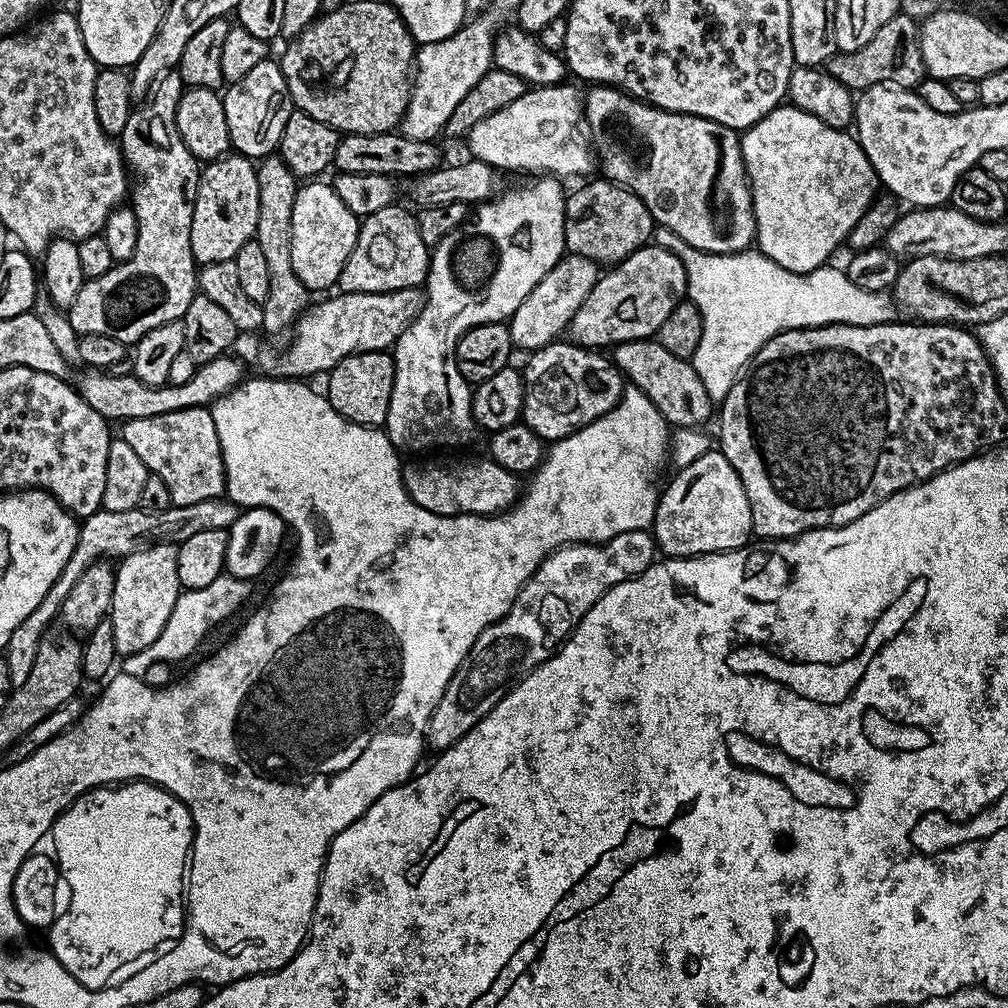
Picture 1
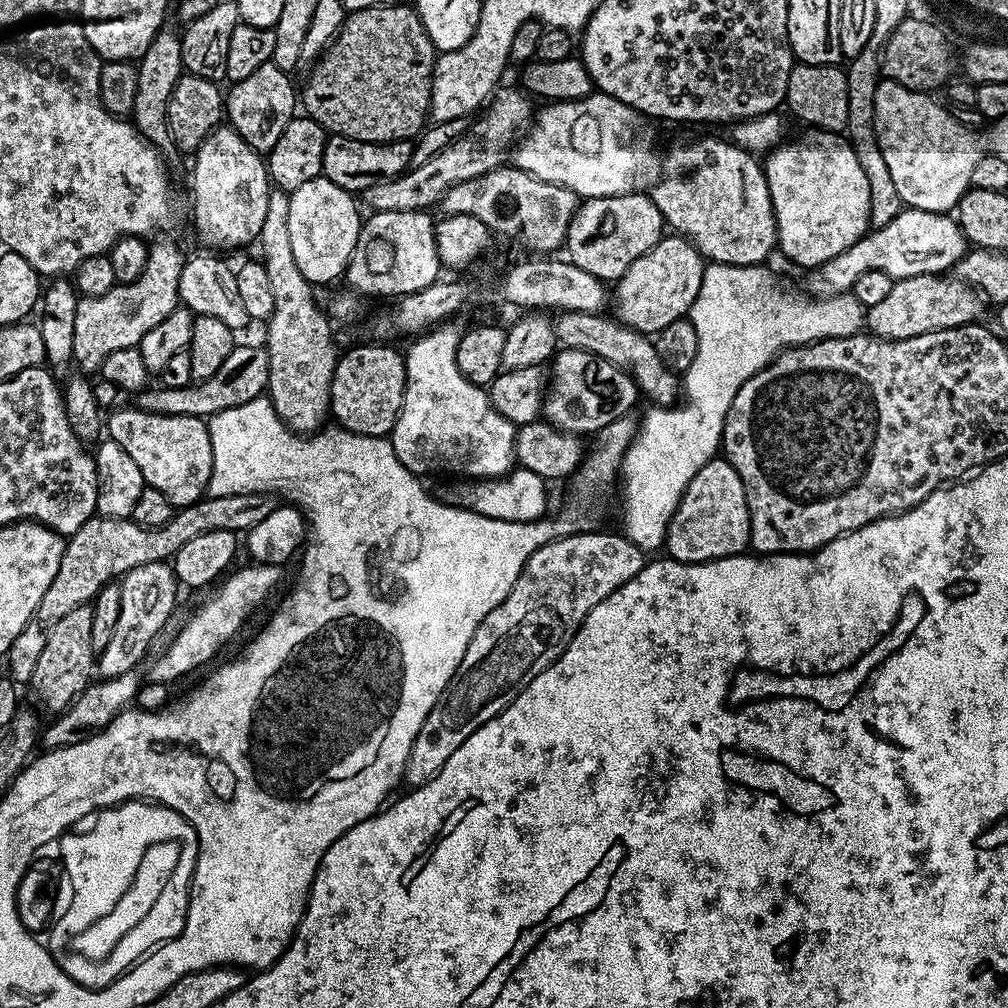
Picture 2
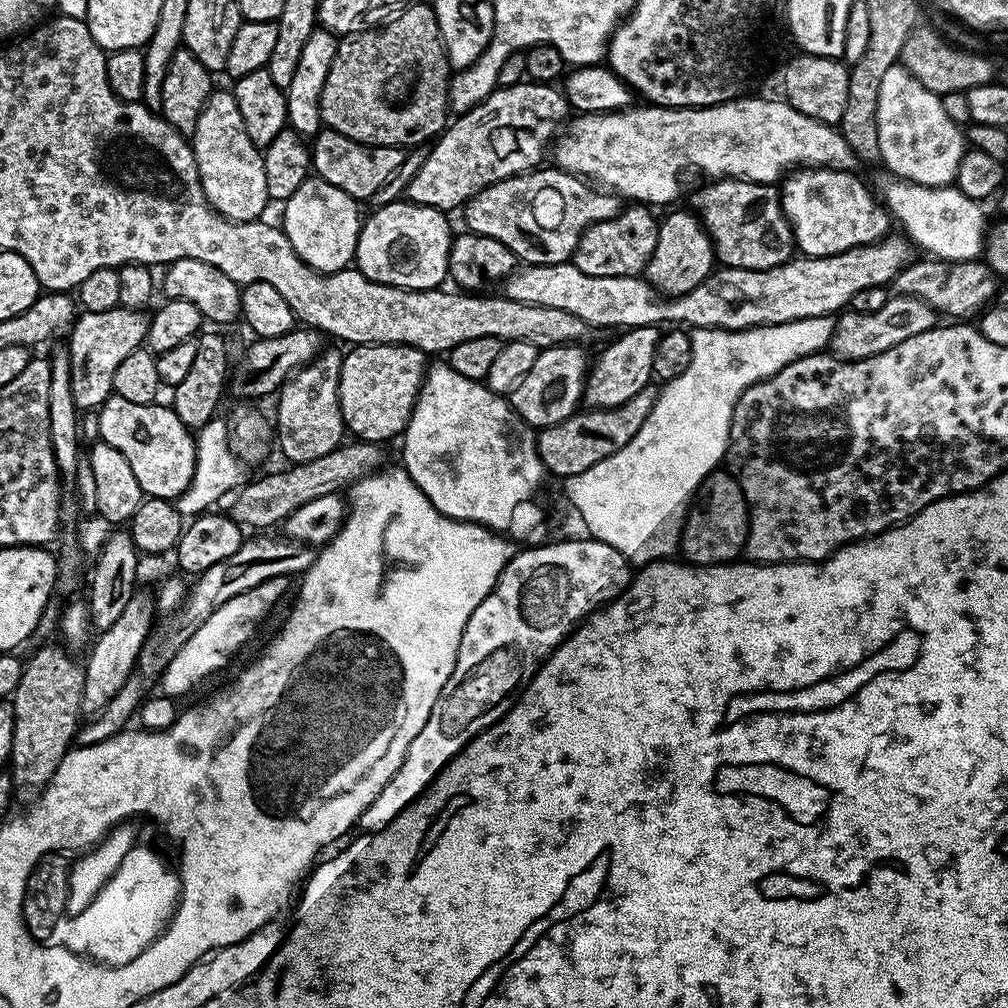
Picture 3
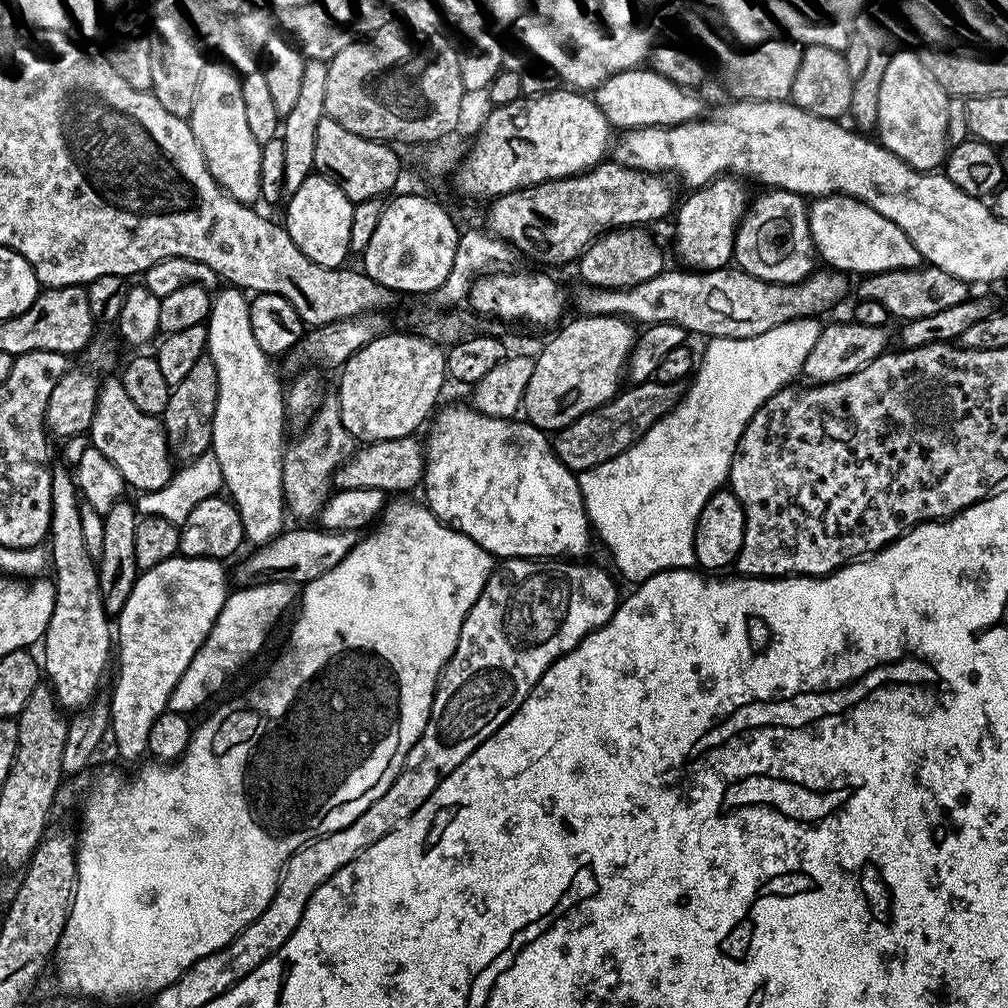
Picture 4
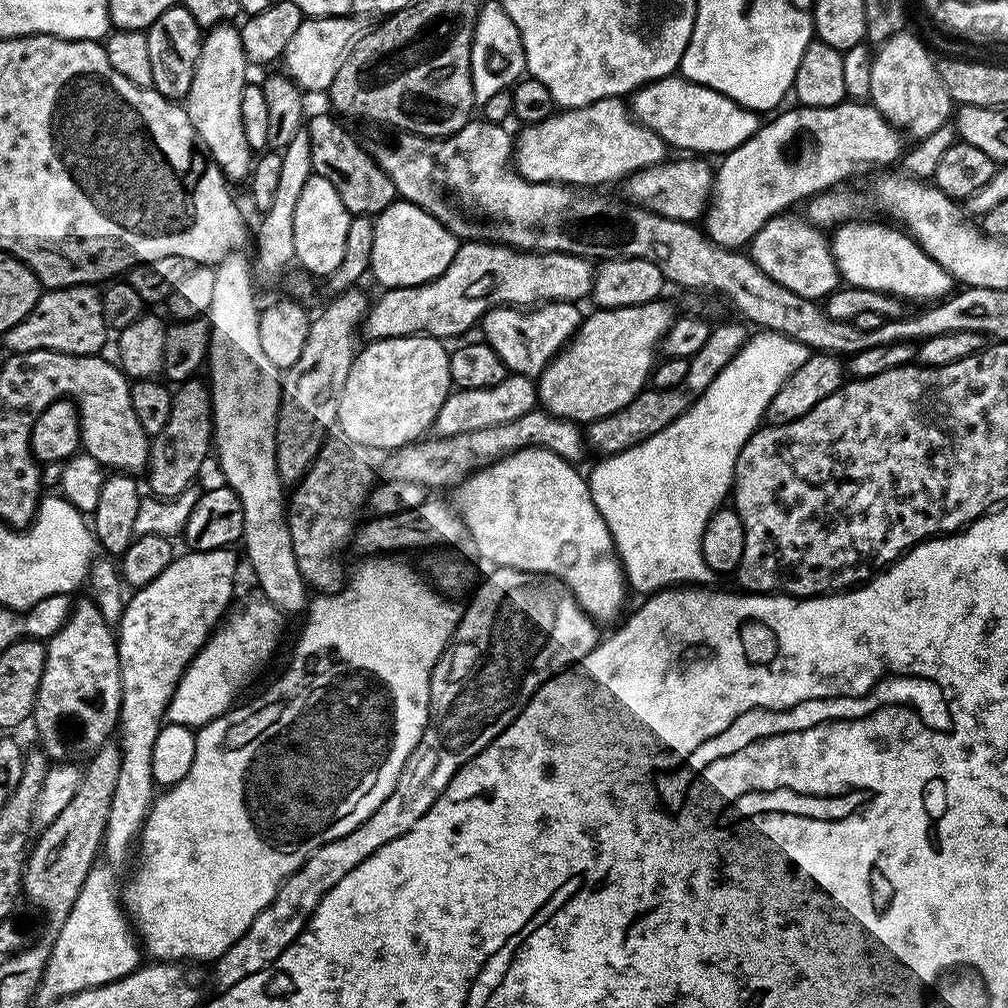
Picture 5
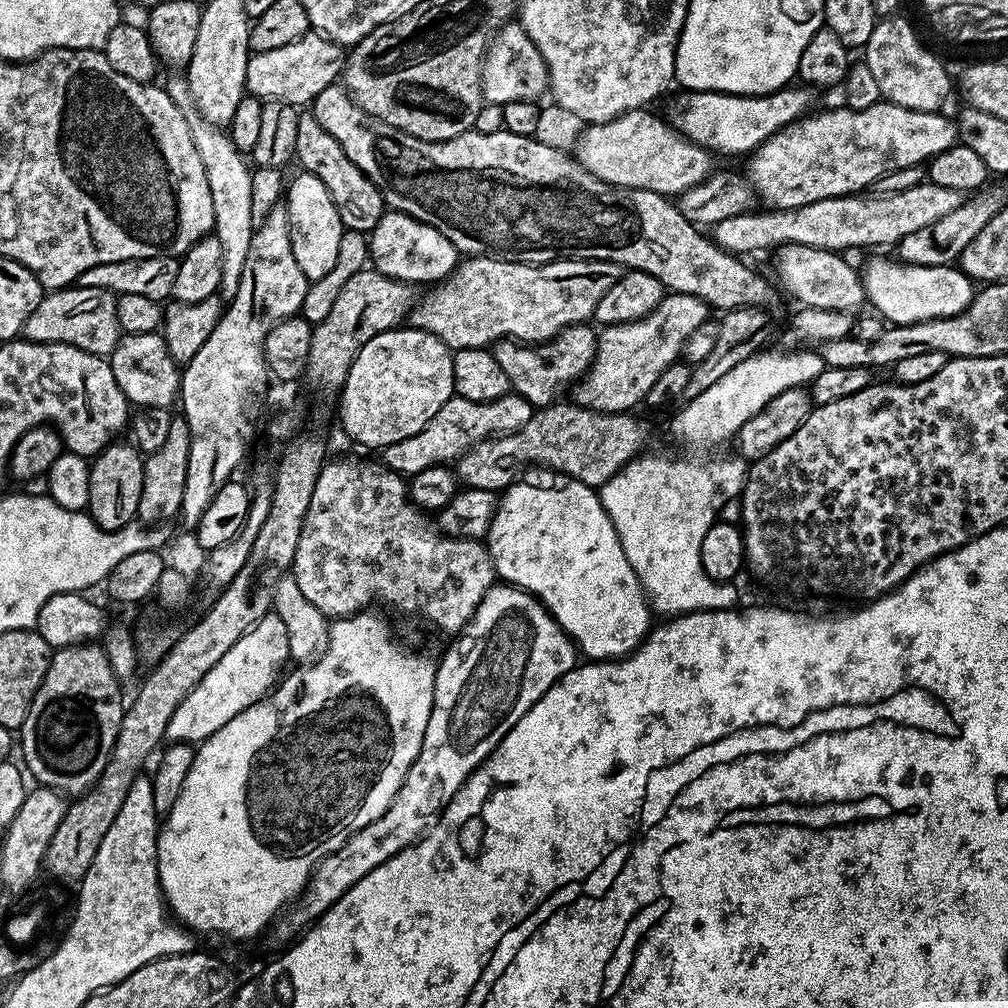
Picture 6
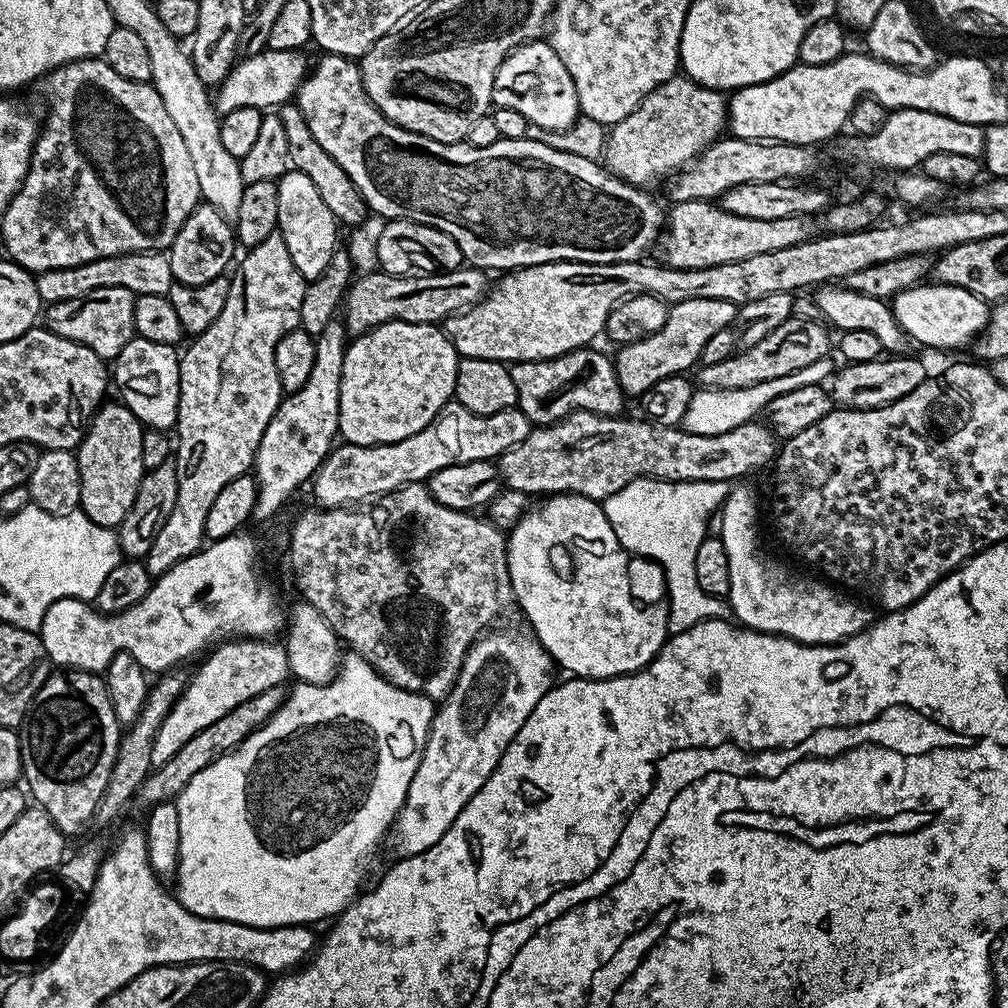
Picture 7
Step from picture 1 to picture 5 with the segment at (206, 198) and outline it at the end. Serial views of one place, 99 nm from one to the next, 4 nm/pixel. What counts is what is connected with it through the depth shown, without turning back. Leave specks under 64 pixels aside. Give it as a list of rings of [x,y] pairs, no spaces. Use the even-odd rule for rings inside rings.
[[[231,23],[218,24],[203,33],[198,66],[194,70],[194,82],[190,82],[186,107],[190,122],[200,135],[200,143],[232,182],[247,181],[254,163],[252,147],[246,142],[246,133],[242,131],[242,90],[250,83],[248,71],[250,65],[242,50],[239,27]]]

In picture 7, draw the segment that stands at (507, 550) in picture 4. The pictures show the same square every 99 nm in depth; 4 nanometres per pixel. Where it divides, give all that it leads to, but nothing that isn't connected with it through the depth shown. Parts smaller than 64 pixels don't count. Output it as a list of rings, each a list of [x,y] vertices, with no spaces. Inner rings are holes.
[[[569,492],[548,494],[541,500],[540,508],[525,512],[506,536],[512,594],[532,623],[531,631],[553,661],[573,677],[609,680],[642,670],[670,635],[668,617],[659,607],[645,606],[632,596],[627,578],[630,556],[618,542],[601,501]]]

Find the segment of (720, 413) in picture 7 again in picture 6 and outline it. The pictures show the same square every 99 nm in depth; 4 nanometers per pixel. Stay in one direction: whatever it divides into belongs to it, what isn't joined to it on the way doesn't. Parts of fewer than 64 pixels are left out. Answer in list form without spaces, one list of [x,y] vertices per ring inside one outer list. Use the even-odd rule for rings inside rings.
[[[761,350],[755,356],[738,362],[722,382],[714,382],[706,394],[698,394],[695,402],[688,402],[672,420],[672,432],[684,444],[692,448],[712,448],[723,440],[731,441],[736,435],[737,422],[754,418],[766,402],[791,388],[811,385],[818,374],[826,367],[819,351],[816,350]],[[720,412],[728,424],[720,424]],[[736,420],[736,421],[735,421]],[[733,423],[733,424],[732,424]]]

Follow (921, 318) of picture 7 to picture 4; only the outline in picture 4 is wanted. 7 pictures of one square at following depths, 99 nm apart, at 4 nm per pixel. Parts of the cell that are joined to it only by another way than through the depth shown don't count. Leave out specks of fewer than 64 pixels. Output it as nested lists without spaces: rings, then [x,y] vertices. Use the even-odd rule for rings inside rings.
[[[834,195],[813,199],[808,209],[808,221],[816,255],[823,263],[824,260],[828,263],[825,265],[829,269],[845,274],[871,274],[921,267],[921,254],[907,234],[890,222],[890,218],[882,218],[878,210],[855,200],[853,196]]]

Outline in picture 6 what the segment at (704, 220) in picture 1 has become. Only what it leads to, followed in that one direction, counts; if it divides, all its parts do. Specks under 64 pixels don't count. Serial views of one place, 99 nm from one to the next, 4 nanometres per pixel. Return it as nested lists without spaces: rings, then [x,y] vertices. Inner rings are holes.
[[[784,244],[775,249],[776,272],[782,283],[788,287],[792,296],[797,296],[799,302],[806,308],[821,308],[822,310],[842,310],[852,312],[861,303],[865,303],[864,281],[861,273],[856,272],[844,261],[845,257],[838,252],[818,250],[814,246],[801,244]]]

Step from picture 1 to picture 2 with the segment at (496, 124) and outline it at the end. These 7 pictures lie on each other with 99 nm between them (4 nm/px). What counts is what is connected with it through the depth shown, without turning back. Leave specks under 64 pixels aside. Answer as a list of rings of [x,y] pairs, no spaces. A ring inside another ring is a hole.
[[[594,90],[581,100],[558,100],[543,105],[544,109],[535,113],[530,127],[522,139],[511,149],[510,160],[515,167],[530,173],[542,182],[560,184],[577,198],[606,198],[637,191],[640,171],[648,160],[648,147],[652,140],[648,137],[649,121],[630,106],[618,102],[618,98]]]

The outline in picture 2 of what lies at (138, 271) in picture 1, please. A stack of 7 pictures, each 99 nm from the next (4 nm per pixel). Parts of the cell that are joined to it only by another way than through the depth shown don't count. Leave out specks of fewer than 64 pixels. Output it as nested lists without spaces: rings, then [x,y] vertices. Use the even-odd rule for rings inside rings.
[[[171,26],[161,28],[156,33],[156,37],[152,39],[152,45],[138,60],[138,98],[134,98],[131,119],[134,121],[136,129],[164,154],[168,154],[168,151],[171,153],[174,148],[168,133],[170,94],[174,94],[174,86],[178,82],[178,78],[185,75],[180,38],[181,33],[175,32]],[[160,240],[156,245],[153,243],[149,247],[146,270],[142,270],[142,274],[138,274],[138,278],[134,278],[134,282],[129,284],[116,283],[113,288],[106,290],[106,294],[85,296],[80,299],[78,302],[78,314],[74,318],[74,350],[72,351],[72,359],[75,367],[81,373],[99,373],[106,354],[114,354],[122,351],[124,348],[137,347],[140,339],[149,330],[154,330],[154,326],[158,326],[158,322],[162,322],[162,318],[166,318],[166,314],[170,314],[177,308],[180,304],[178,278],[182,274],[182,266],[185,259],[185,253],[180,253],[180,248],[174,241]]]

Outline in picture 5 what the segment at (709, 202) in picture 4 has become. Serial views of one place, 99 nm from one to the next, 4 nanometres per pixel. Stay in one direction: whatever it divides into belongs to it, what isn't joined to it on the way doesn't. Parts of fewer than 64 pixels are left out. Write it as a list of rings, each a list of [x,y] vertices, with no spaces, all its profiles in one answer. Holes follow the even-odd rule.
[[[845,102],[825,108],[805,108],[795,106],[789,112],[781,111],[781,116],[773,115],[772,121],[761,123],[752,138],[732,152],[723,153],[724,160],[714,172],[712,198],[702,217],[702,228],[709,240],[718,246],[733,250],[751,245],[754,234],[775,216],[787,213],[796,203],[807,202],[817,192],[835,189],[843,180],[867,170],[871,164],[892,166],[906,151],[905,137],[877,108],[868,102]]]

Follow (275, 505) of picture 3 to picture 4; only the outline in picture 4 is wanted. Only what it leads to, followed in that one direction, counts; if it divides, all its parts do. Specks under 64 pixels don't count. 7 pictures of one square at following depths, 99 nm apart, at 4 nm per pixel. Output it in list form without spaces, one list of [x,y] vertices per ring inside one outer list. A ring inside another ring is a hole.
[[[415,435],[389,440],[374,440],[357,447],[344,465],[332,478],[332,488],[336,490],[382,490],[386,494],[408,494],[412,487],[424,478],[424,444],[416,441]]]

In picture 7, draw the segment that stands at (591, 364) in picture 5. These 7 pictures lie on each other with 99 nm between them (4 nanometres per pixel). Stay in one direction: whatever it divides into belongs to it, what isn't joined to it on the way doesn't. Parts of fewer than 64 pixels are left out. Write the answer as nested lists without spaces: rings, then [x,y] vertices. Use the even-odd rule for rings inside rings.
[[[690,298],[668,309],[666,324],[662,330],[654,330],[638,342],[630,342],[619,349],[614,356],[616,378],[620,388],[632,398],[639,398],[643,392],[650,390],[654,382],[670,378],[677,374],[687,373],[687,368],[695,369],[700,364],[700,355],[714,334],[723,328],[731,328],[737,323],[737,305],[722,298]]]

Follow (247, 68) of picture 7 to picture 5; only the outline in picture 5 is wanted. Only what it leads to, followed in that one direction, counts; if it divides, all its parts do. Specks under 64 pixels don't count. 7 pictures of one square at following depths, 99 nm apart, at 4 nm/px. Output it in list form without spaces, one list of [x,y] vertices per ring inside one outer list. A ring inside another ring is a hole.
[[[354,16],[307,17],[299,24],[298,32],[290,38],[282,57],[285,73],[306,92],[326,92],[353,42],[361,35],[361,19]]]

